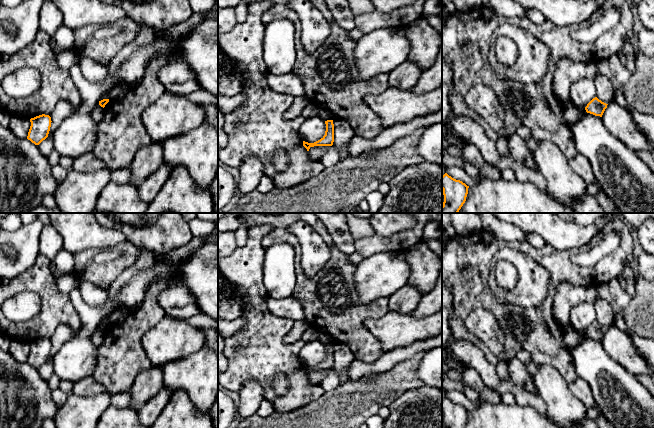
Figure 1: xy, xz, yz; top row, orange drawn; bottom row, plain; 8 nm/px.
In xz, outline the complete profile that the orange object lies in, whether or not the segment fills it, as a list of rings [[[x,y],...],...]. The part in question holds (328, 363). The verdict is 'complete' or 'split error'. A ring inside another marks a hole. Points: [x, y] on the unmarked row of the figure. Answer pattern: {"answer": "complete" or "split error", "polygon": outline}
{"answer": "complete", "polygon": [[[333,344],[325,345],[326,355],[325,359],[318,365],[314,367],[308,367],[303,365],[303,370],[309,375],[311,371],[314,370],[332,370],[334,366],[334,348]]]}

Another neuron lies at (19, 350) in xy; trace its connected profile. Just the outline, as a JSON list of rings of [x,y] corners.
[[[12,340],[10,343],[9,353],[16,361],[27,363],[30,350],[30,343],[22,340]]]

